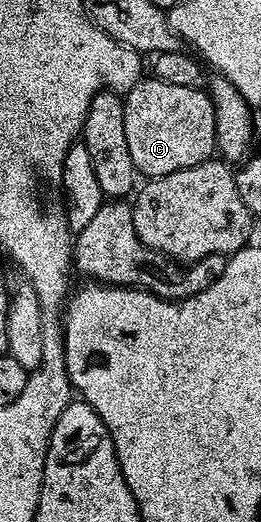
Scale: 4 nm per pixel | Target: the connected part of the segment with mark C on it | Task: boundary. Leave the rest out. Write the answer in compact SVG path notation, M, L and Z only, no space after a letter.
M144 78L137 82L137 86L133 86L133 90L129 90L123 96L123 109L125 110L125 139L129 141L129 155L133 158L133 166L140 177L154 178L164 176L165 174L173 174L176 170L185 170L189 166L197 166L201 162L212 159L216 155L215 107L213 106L210 95L202 87L173 86L169 82L161 82L154 78Z

